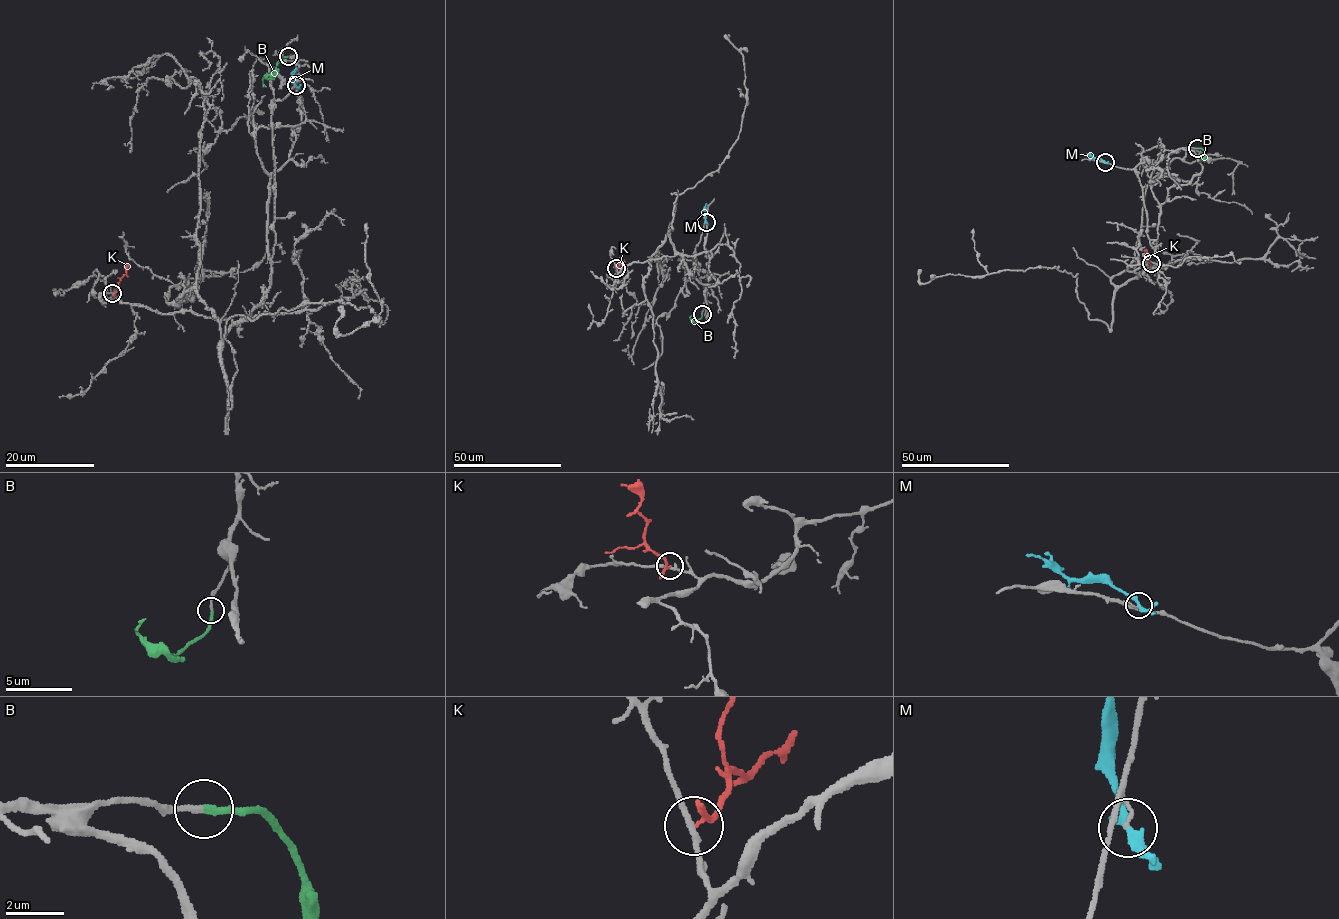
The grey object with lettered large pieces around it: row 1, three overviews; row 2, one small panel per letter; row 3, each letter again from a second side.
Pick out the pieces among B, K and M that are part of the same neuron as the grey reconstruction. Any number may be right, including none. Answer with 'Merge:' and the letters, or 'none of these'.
Merge: B

